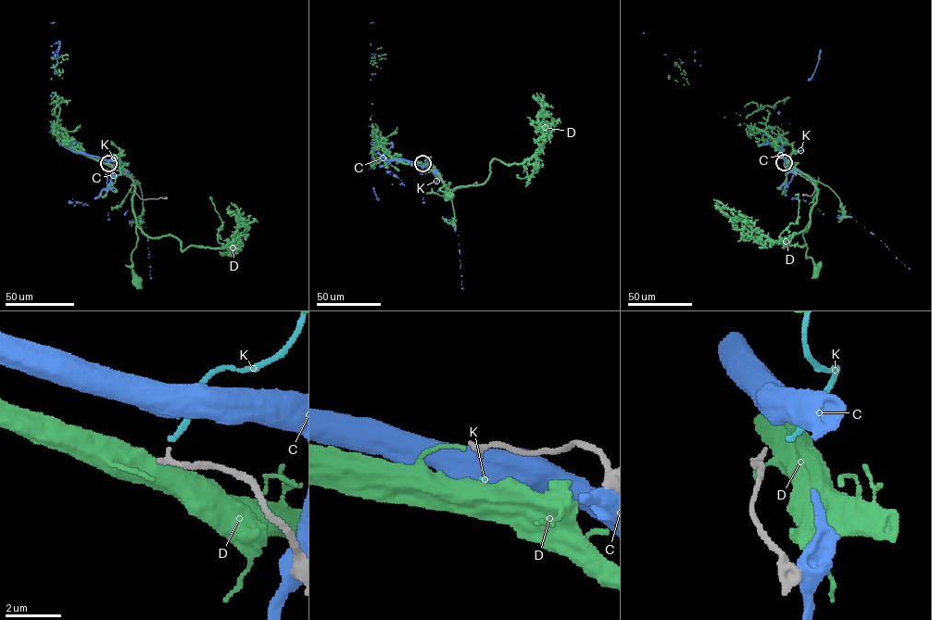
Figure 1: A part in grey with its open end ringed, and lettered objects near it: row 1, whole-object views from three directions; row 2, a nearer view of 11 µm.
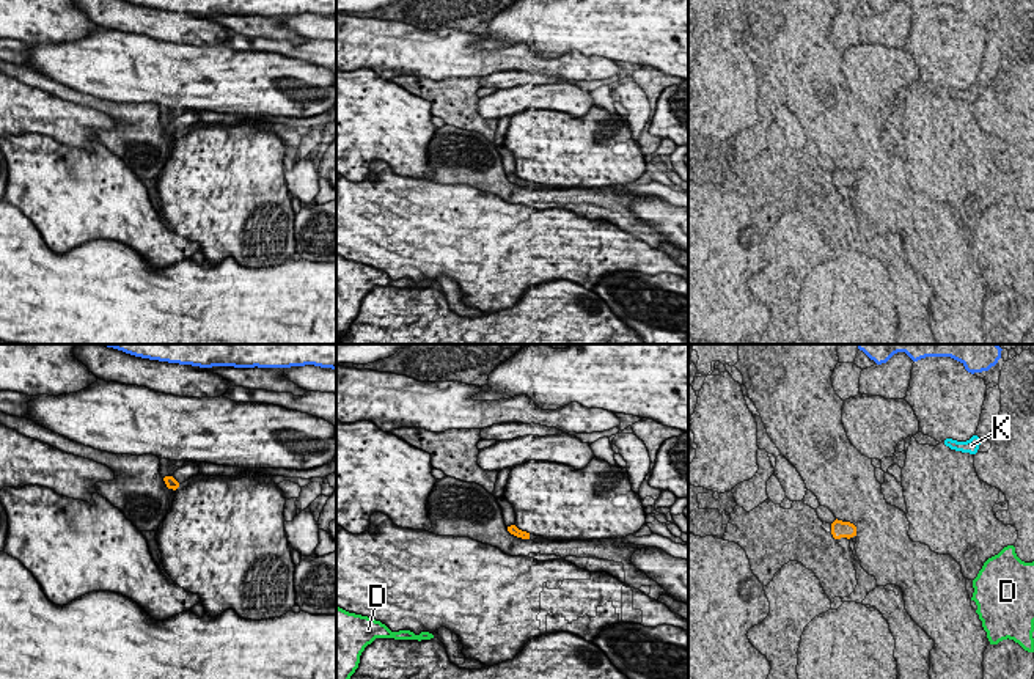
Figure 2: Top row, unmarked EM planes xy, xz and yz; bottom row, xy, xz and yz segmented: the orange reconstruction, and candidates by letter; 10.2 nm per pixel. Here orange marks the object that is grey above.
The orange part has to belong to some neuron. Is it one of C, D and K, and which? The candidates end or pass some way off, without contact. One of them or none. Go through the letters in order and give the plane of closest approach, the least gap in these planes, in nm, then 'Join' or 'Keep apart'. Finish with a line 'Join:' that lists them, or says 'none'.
C: Closest in xy. Distance 1150 nm. Keep apart
D: Closest in yz. Distance 1300 nm. Keep apart
K: Closest in yz. Distance 1250 nm. Join
Join: K

